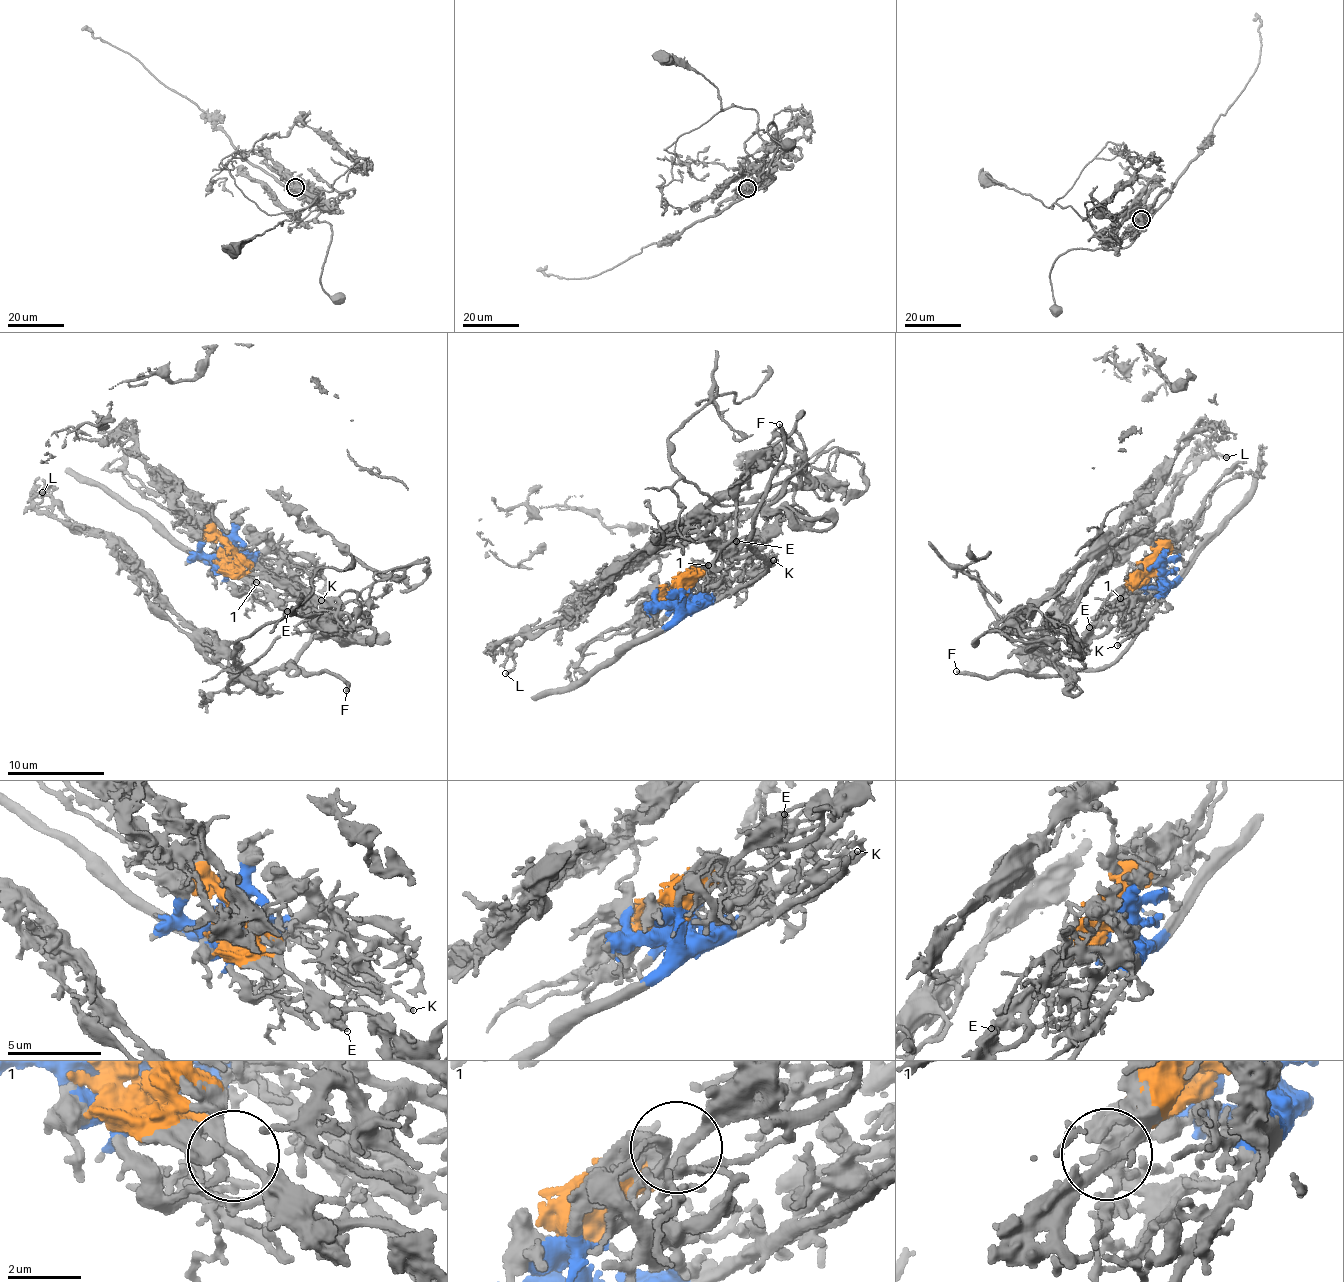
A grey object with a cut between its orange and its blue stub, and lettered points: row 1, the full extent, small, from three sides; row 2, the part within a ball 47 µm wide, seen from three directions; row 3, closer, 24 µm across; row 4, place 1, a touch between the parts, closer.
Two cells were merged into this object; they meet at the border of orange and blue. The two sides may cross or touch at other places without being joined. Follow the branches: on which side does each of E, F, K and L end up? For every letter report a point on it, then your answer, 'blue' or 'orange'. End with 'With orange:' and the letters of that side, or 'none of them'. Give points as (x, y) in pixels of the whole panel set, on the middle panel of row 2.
E: place (736, 541); orange
F: place (779, 424); blue
K: place (773, 560); blue
L: place (505, 673); orange
With orange: E, L

